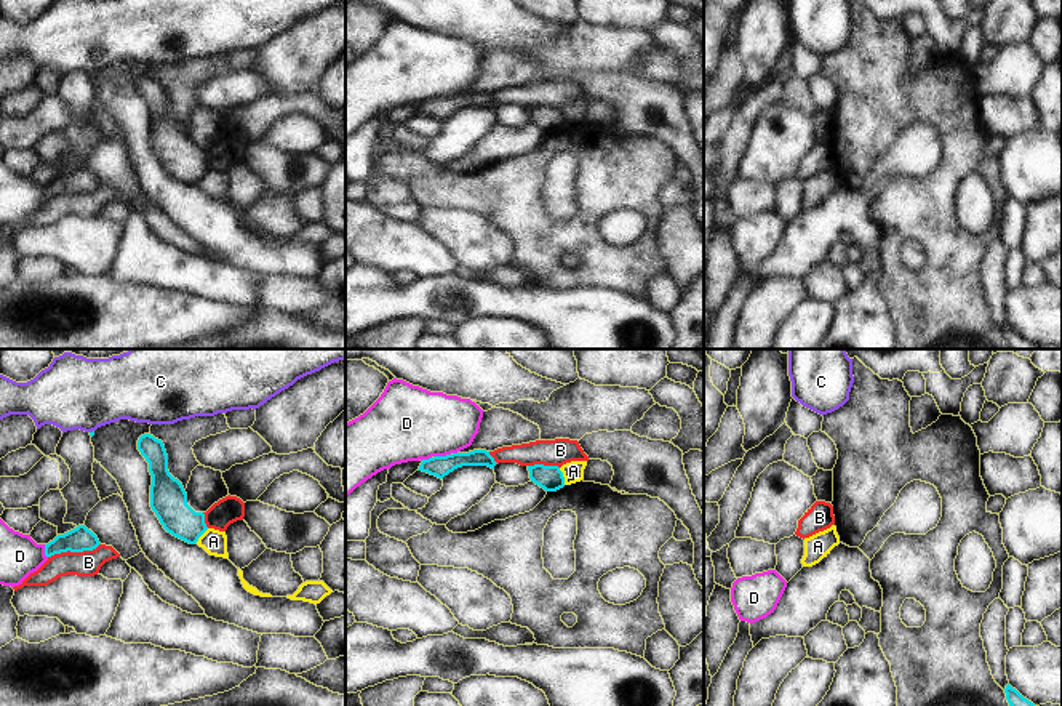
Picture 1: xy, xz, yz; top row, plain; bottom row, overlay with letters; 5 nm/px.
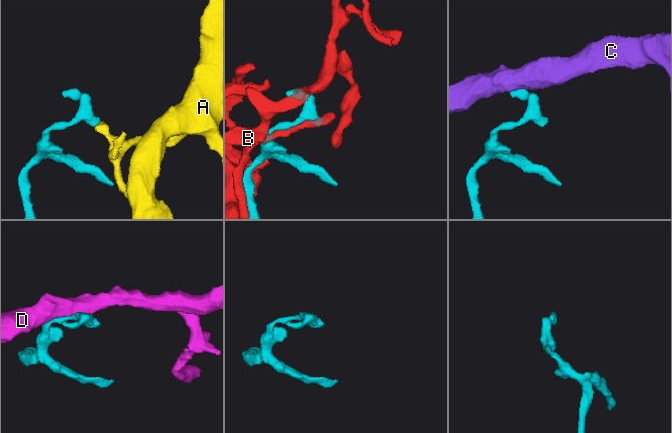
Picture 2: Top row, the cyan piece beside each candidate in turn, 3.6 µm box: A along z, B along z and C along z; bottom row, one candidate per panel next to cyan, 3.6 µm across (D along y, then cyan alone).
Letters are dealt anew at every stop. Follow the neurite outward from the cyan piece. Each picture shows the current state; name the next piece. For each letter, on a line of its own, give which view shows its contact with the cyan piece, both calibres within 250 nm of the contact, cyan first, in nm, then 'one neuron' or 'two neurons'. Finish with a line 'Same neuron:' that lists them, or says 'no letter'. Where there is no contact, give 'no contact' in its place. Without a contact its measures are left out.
A: meets cyan in xz; 130 nm thick on the cyan side, 100 nm on the other; two neurons
B: meets cyan in xy; 120 nm thick on the cyan side, 130 nm on the other; two neurons
C: meets cyan in xy; 20 nm thick on the cyan side, 360 nm on the other; two neurons
D: meets cyan in xz; 110 nm thick on the cyan side, 380 nm on the other; two neurons
Same neuron: no letter

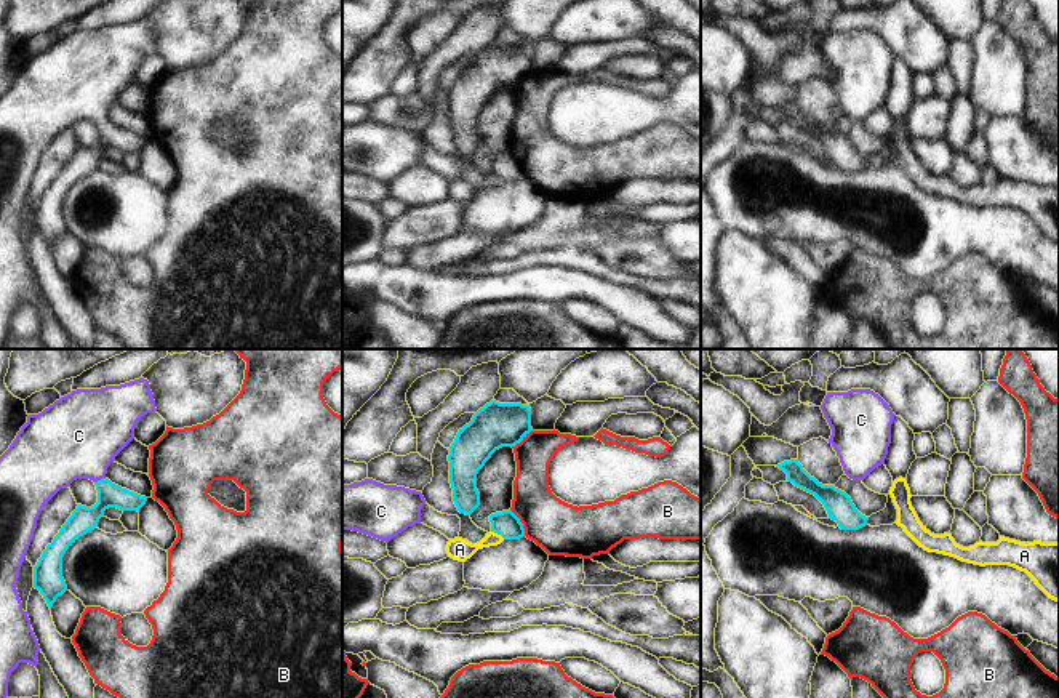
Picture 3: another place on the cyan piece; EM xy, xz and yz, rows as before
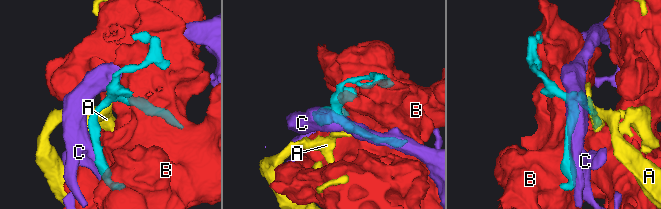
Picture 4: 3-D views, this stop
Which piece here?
A: meets cyan in xz; 130 nm thick on the cyan side, 110 nm on the other; two neurons
B: meets cyan in xz; 130 nm thick on the cyan side, 260 nm on the other; two neurons
C: meets cyan in xy; 130 nm thick on the cyan side, 420 nm on the other; one neuron
Same neuron: C

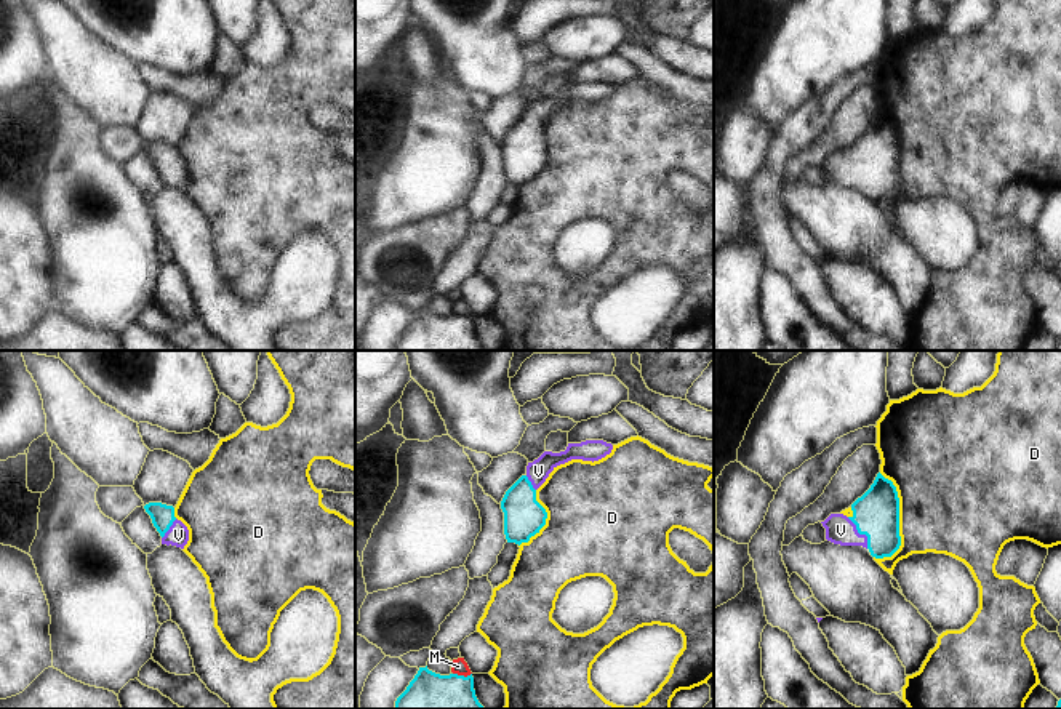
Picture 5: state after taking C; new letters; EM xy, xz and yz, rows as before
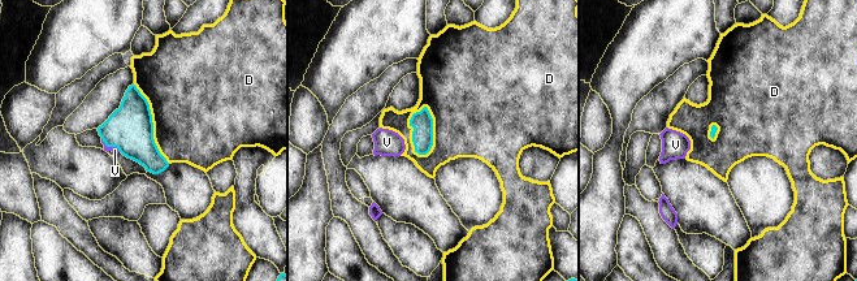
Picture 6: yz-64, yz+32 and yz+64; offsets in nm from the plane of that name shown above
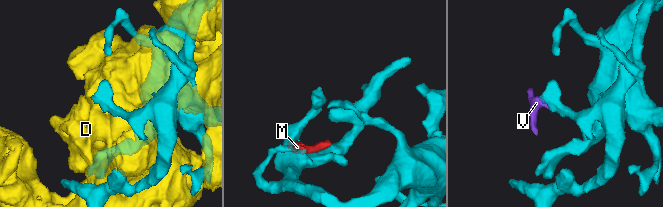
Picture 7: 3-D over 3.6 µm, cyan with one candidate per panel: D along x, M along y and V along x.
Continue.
D: meets cyan in yz; 240 nm thick on the cyan side, 460 nm on the other; two neurons
M: meets cyan in xz; 340 nm thick on the cyan side, 80 nm on the other; two neurons
V: meets cyan in yz; 240 nm thick on the cyan side, 140 nm on the other; one neuron
Same neuron: V

